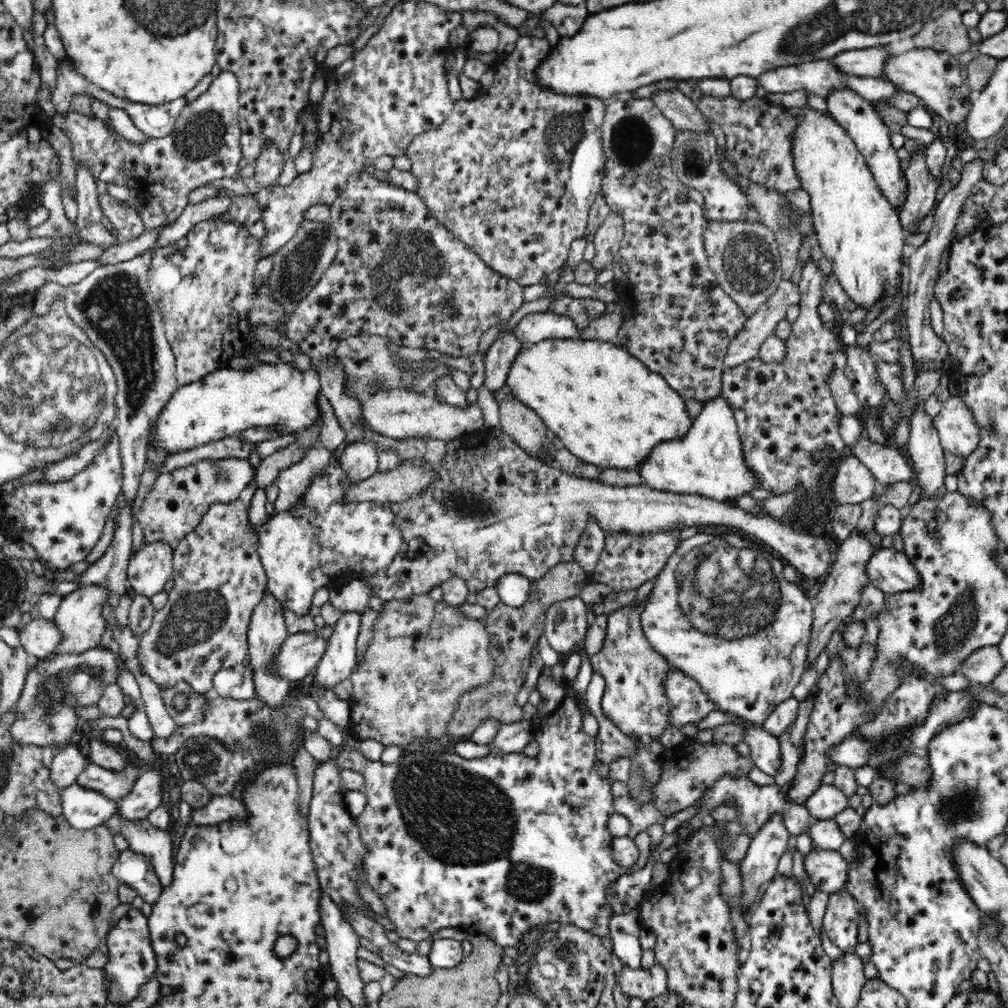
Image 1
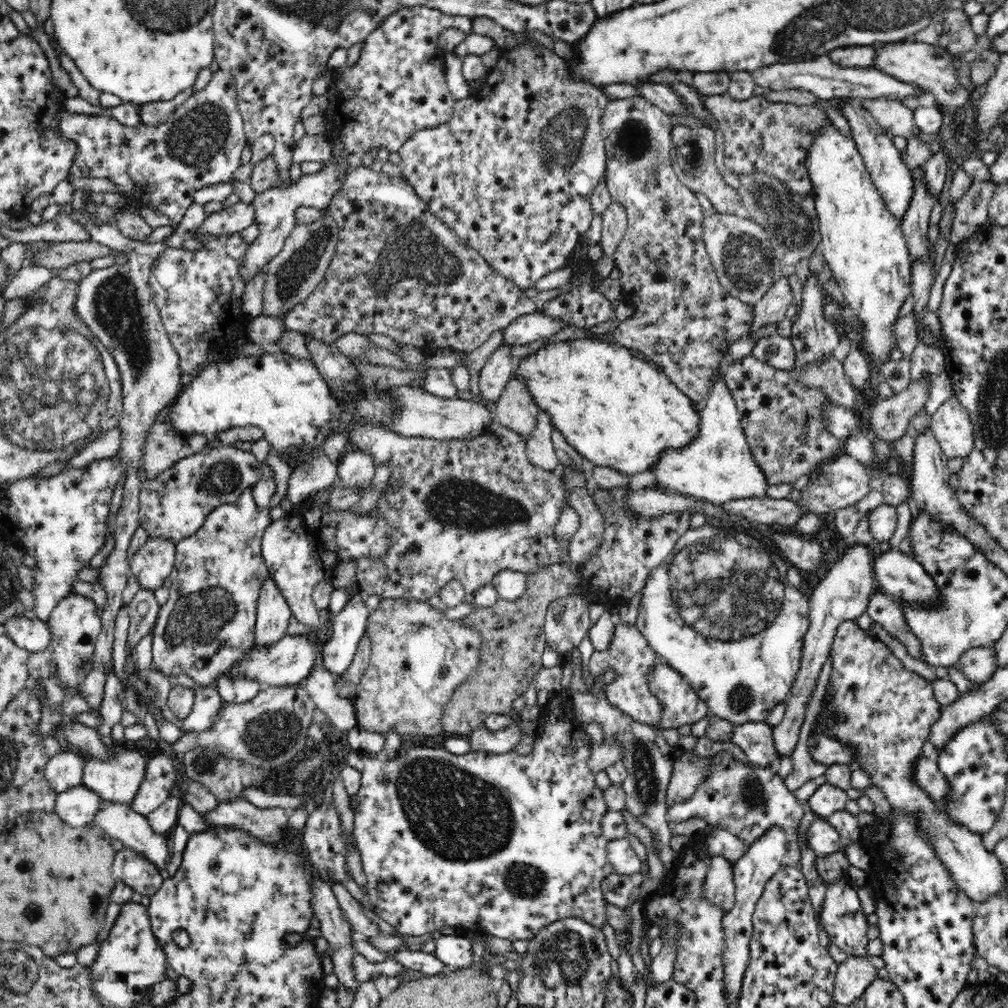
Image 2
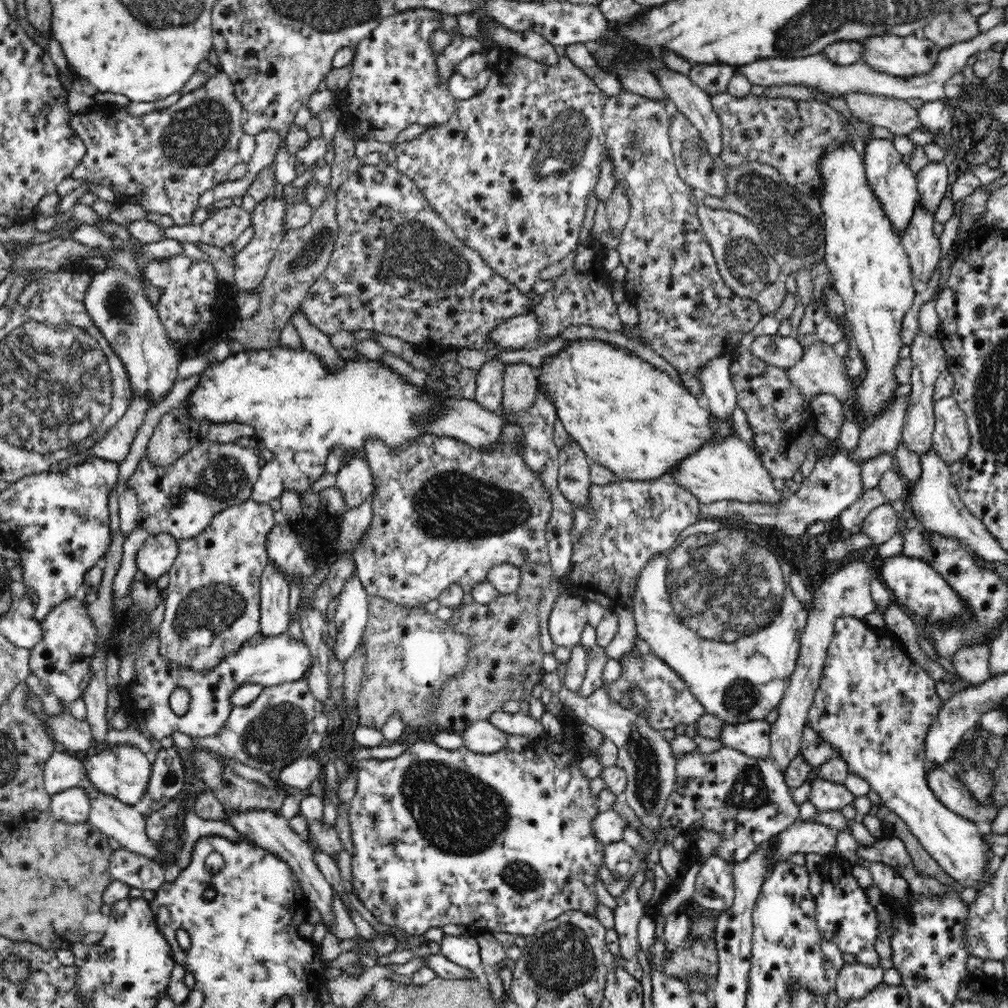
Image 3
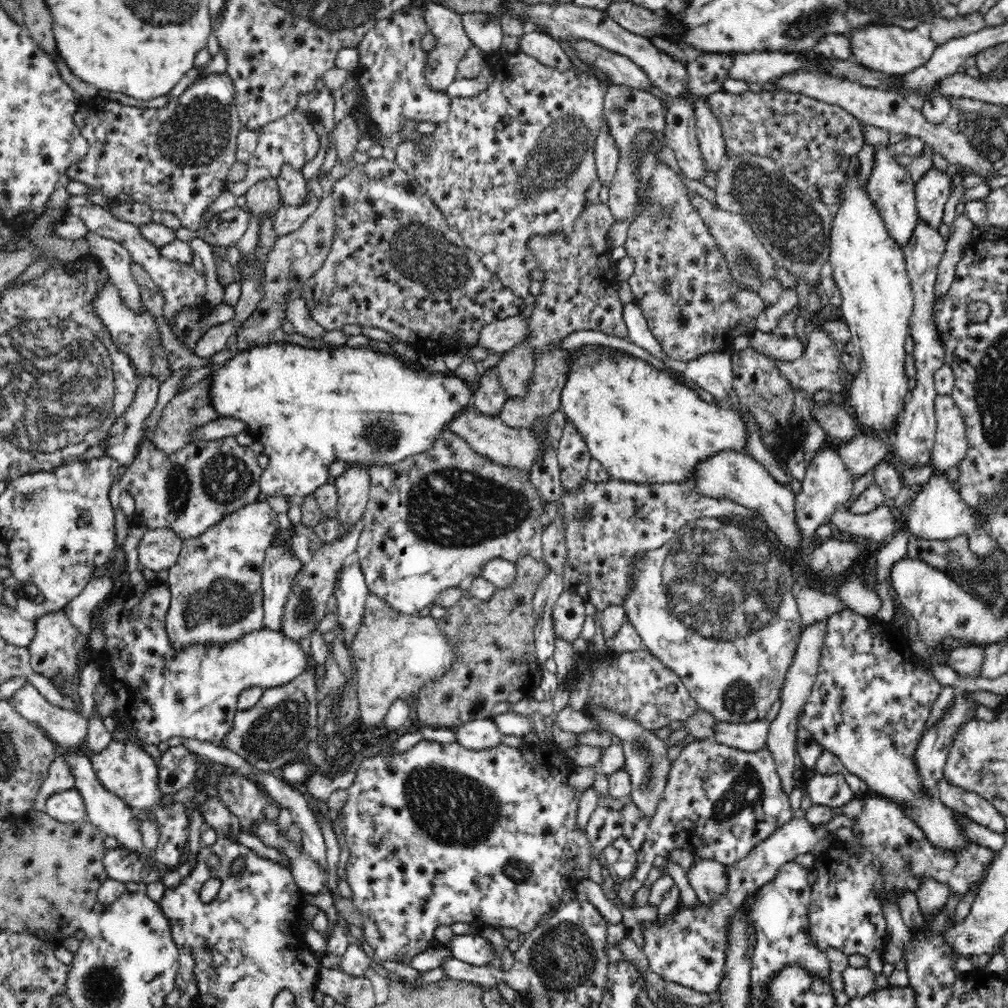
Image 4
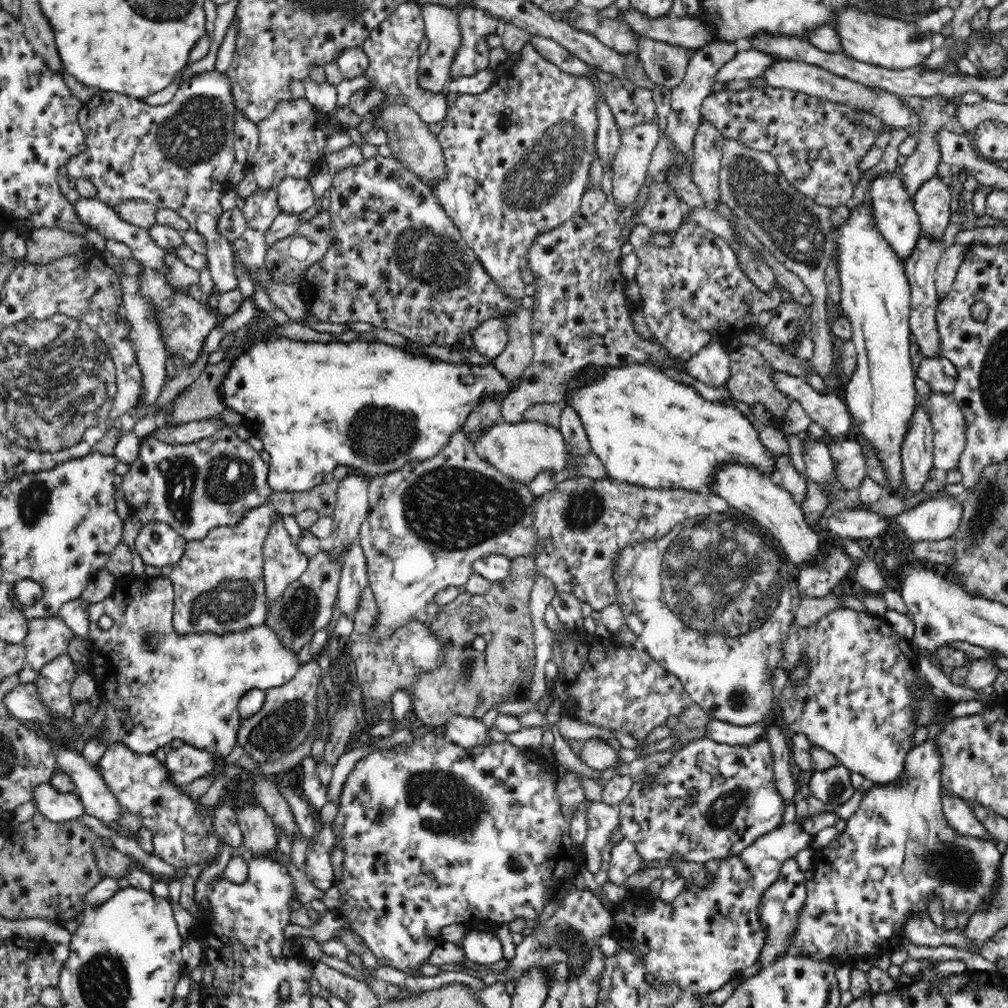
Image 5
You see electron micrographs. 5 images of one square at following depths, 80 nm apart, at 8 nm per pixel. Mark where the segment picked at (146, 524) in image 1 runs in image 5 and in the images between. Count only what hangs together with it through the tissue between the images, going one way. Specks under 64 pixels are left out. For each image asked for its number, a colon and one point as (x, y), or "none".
2: (174, 505)
3: (182, 499)
4: (188, 492)
5: (195, 487)

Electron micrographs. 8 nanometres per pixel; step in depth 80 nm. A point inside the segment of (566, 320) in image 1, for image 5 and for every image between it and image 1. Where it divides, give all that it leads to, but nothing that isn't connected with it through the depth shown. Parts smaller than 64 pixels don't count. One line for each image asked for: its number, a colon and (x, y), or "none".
2: (530, 327)
3: (520, 331)
4: (498, 337)
5: (490, 338)

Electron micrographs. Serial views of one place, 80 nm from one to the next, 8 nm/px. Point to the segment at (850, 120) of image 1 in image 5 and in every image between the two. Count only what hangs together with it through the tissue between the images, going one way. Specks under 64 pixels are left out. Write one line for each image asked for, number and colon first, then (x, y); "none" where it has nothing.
2: (892, 178)
3: (895, 185)
4: (891, 188)
5: (894, 210)

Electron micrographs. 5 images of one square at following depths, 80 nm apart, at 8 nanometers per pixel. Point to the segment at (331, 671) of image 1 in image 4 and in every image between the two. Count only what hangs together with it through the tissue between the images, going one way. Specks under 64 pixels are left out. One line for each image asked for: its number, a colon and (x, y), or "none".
2: (350, 623)
3: (351, 617)
4: (352, 593)

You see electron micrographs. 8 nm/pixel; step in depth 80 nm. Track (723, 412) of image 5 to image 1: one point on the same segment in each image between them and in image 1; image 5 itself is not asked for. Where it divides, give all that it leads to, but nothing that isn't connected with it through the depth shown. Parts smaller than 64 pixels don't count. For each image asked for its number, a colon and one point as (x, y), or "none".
1: (605, 406)
2: (618, 411)
3: (627, 415)
4: (643, 426)

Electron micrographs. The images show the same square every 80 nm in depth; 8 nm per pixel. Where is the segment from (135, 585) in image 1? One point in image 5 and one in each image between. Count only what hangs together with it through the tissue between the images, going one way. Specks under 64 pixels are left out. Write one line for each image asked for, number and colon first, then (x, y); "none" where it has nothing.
2: (151, 564)
3: (155, 557)
4: (158, 549)
5: (158, 544)

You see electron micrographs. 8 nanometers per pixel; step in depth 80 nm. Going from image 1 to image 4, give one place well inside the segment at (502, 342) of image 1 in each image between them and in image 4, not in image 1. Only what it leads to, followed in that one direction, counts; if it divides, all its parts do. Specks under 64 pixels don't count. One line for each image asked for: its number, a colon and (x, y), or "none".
2: (497, 370)
3: (489, 389)
4: (489, 397)

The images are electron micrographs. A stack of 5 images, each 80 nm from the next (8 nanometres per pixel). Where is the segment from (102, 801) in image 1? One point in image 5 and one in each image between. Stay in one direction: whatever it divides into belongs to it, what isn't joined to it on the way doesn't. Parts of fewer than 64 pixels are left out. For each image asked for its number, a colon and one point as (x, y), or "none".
2: (77, 806)
3: (72, 806)
4: (67, 806)
5: (58, 807)

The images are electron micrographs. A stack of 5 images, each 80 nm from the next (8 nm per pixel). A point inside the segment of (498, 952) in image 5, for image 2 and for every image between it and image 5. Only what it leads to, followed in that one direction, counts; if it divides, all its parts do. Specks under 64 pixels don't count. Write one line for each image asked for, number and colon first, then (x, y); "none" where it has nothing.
2: (455, 951)
3: (463, 950)
4: (471, 949)

